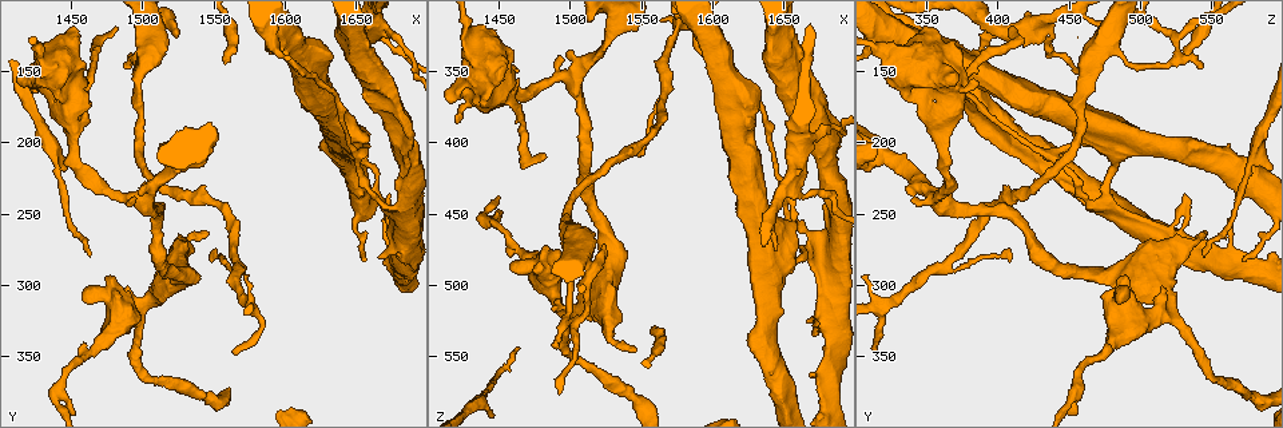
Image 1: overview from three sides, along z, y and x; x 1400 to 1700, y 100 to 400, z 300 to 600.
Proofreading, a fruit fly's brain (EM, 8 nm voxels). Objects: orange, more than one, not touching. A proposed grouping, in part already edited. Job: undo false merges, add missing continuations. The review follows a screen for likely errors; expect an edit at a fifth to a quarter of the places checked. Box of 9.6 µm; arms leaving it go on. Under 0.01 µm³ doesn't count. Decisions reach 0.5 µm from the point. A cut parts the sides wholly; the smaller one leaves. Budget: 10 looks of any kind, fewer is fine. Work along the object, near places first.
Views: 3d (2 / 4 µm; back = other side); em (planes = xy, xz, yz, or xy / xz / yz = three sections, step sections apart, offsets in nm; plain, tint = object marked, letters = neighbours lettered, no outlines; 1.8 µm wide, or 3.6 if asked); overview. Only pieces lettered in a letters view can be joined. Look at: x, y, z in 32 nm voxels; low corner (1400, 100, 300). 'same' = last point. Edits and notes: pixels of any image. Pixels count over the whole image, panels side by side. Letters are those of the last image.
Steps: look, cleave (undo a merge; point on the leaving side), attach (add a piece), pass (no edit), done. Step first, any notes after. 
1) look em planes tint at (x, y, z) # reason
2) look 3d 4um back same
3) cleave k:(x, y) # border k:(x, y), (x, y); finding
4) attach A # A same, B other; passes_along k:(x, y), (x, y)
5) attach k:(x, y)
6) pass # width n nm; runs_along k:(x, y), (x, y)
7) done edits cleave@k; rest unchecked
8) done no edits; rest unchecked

look 3d 2um back at (1482, 118, 412) # branch stops here

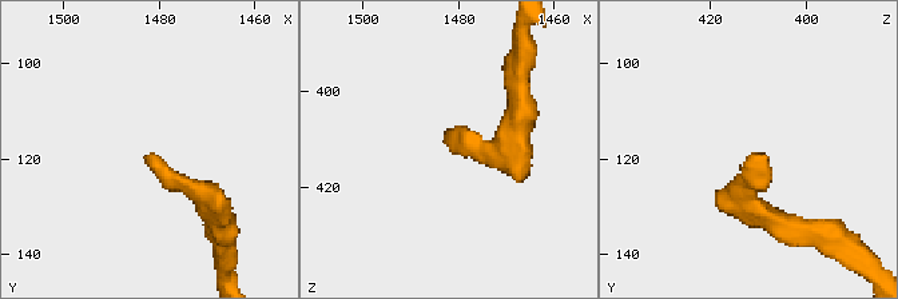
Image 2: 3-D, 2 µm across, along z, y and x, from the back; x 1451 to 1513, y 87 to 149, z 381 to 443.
look em xy step 8 letters at (1482, 119, 412)

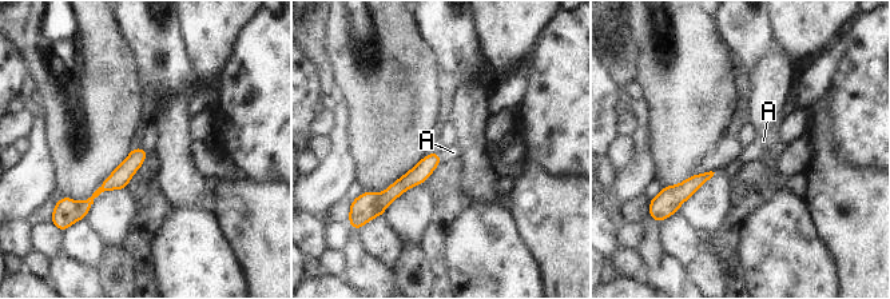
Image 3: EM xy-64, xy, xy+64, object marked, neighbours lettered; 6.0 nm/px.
look em planes letters same

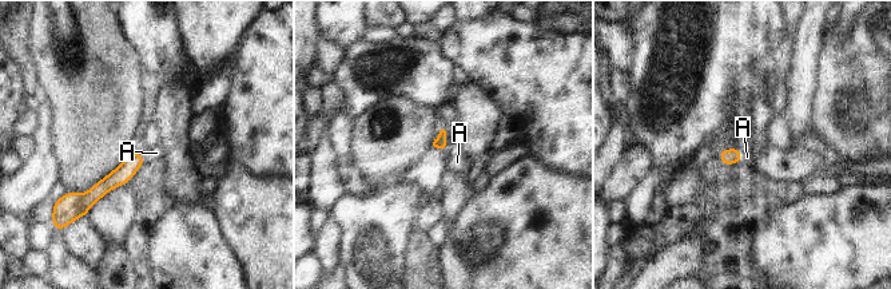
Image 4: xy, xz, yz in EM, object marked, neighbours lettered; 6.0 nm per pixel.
attach A # A same; passes_along 4:(732, 155), (740, 157), (747, 157); the cell continues

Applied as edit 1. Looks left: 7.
look overview

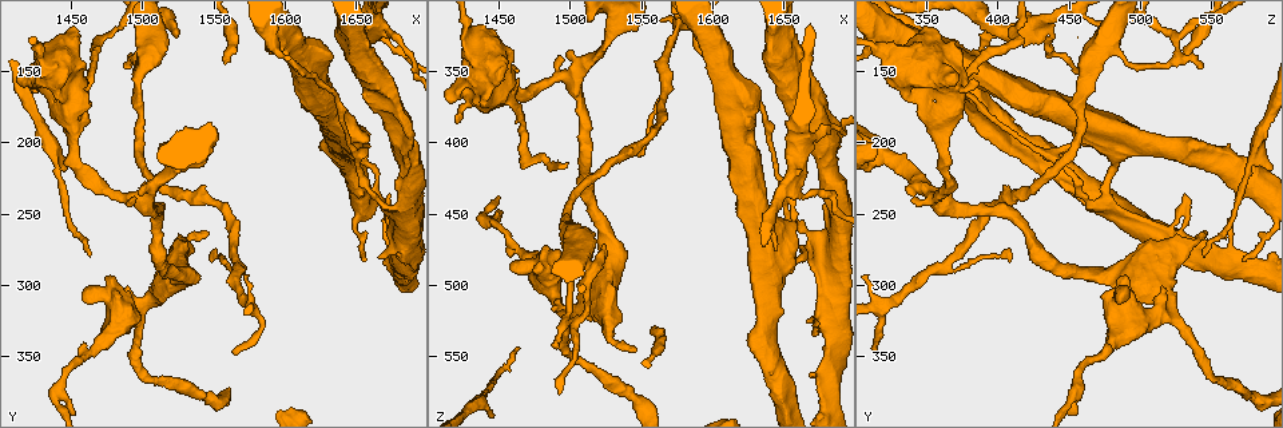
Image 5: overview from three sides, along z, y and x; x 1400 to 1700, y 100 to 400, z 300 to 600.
look 3d 4um at (1510, 124, 522) # arms part here

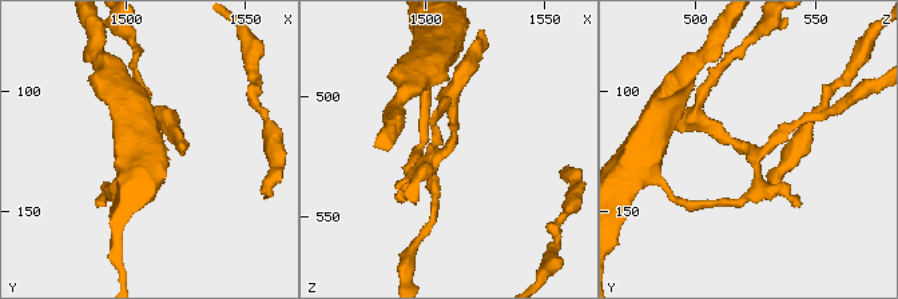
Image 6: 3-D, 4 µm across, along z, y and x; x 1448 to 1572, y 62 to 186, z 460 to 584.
look em xy step 4 plain at (1511, 123, 521) # arms 3; shape alone is not enough

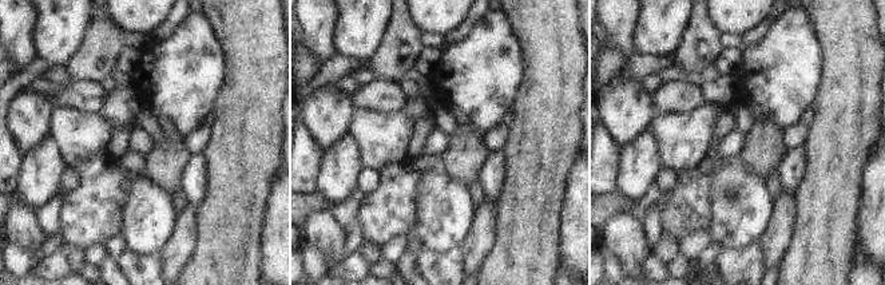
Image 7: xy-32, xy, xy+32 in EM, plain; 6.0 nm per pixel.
look em xy step 4 letters same # see the neighbours

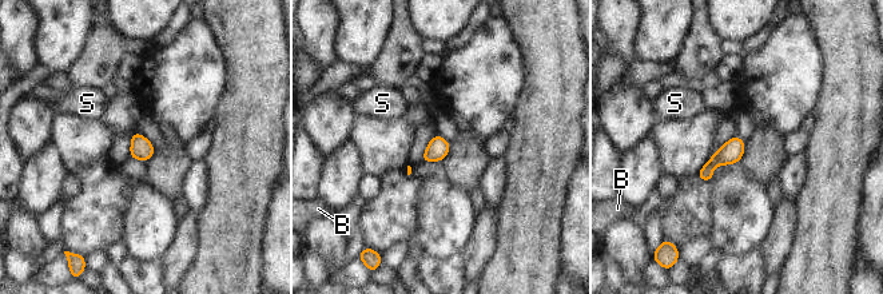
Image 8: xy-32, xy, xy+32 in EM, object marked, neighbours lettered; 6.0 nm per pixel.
cleave 8:(731, 151) # B other, S other; two cells meet here

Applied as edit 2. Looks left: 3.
look 3d 2um at (1546, 262, 546) # branch stops here

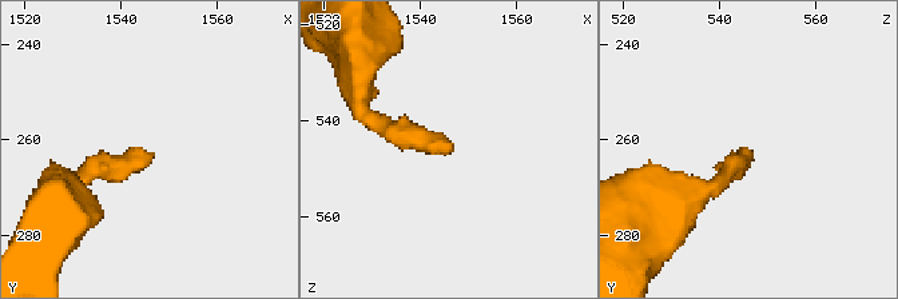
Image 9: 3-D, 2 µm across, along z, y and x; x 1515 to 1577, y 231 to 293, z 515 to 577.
look em yz step 4 tint at (1546, 263, 546)

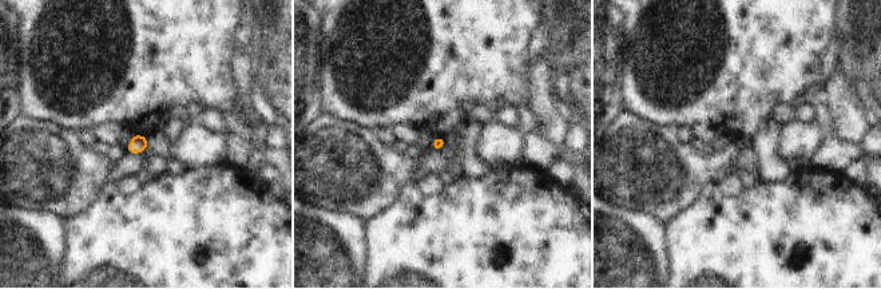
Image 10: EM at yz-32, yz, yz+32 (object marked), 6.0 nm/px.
look em planes letters same

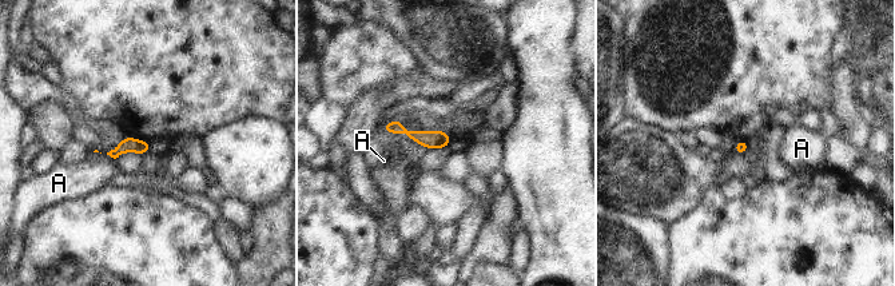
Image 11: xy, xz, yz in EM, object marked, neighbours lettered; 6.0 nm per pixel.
pass # longest_contact A 70 nm; A other; none of them fits

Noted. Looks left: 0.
done edits attach@4, cleave@8; rest unchecked

